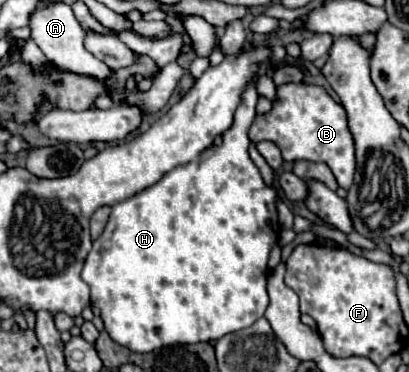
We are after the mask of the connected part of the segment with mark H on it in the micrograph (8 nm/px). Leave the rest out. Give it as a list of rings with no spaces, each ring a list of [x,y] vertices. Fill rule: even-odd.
[[[255,84],[243,90],[243,102],[233,126],[223,134],[221,146],[209,146],[191,162],[167,172],[143,192],[117,202],[103,234],[87,254],[81,278],[91,288],[91,304],[101,310],[101,320],[113,342],[133,352],[151,352],[173,344],[219,340],[225,334],[251,326],[269,306],[267,258],[279,238],[279,192],[267,186],[259,168],[249,158],[247,138],[255,118]]]

